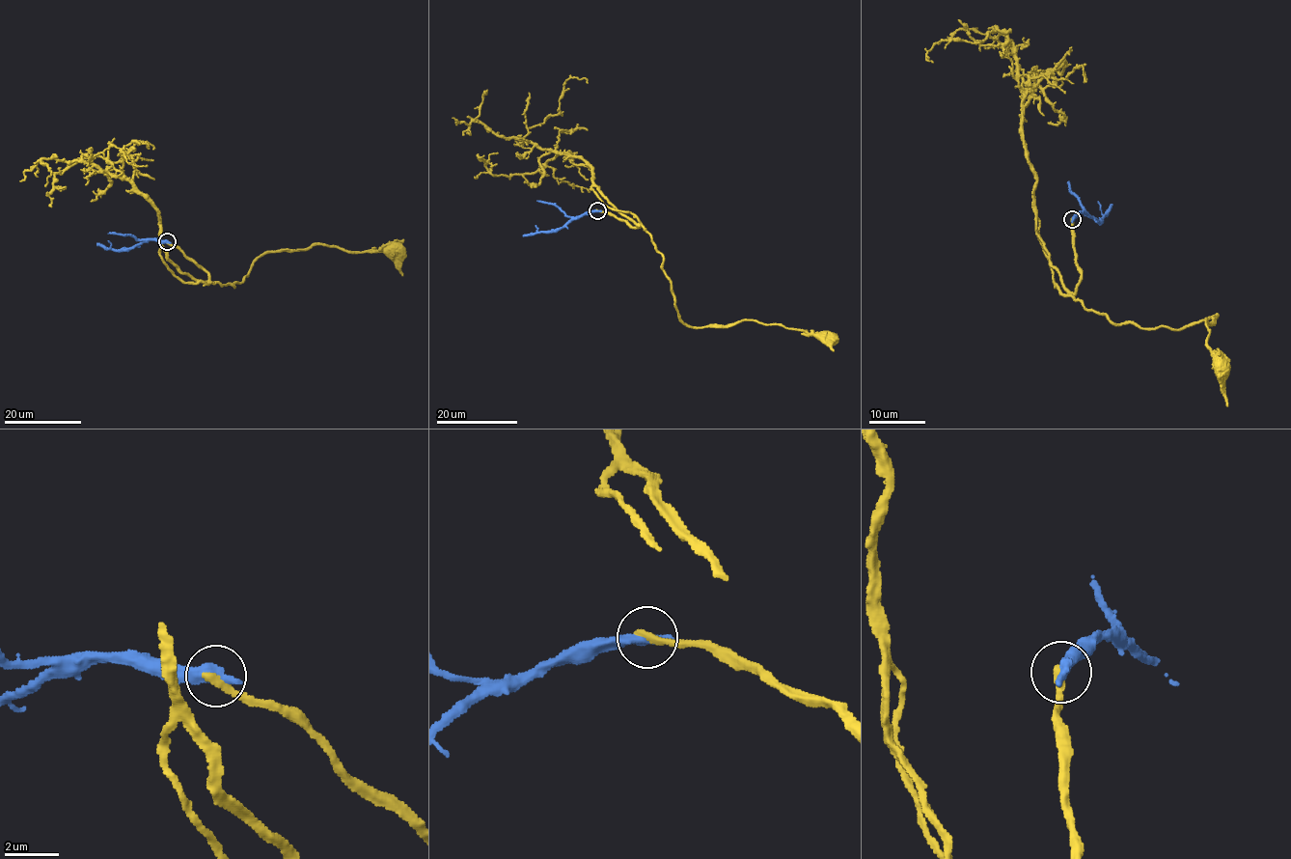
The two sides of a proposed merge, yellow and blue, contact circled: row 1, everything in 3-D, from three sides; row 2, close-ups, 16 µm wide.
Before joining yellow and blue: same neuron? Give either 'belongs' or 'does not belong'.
does not belong

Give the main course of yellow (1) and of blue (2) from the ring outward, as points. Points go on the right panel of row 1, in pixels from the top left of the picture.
1: (1072, 220), (1081, 274), (1072, 295), (1147, 329), (1217, 314), (1205, 320), (1207, 346), (1222, 365)
2: (1072, 220), (1084, 210), (1100, 220), (1111, 204)

